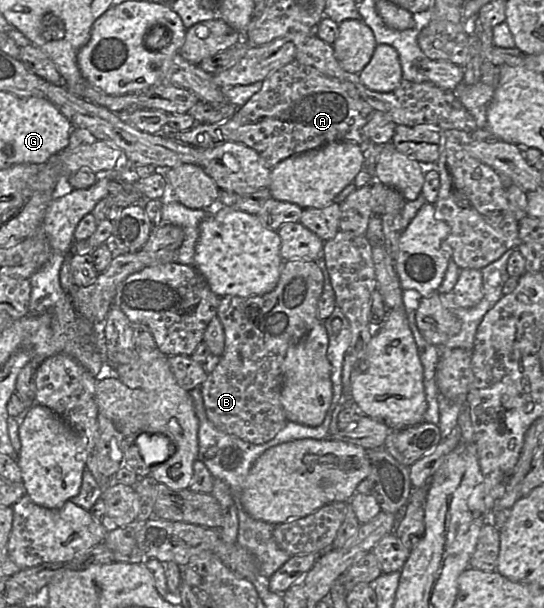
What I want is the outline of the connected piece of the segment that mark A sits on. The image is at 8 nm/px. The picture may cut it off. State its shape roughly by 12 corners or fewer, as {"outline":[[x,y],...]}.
{"outline":[[296,60],[226,121],[161,133],[236,142],[272,168],[337,141],[375,111]]}

